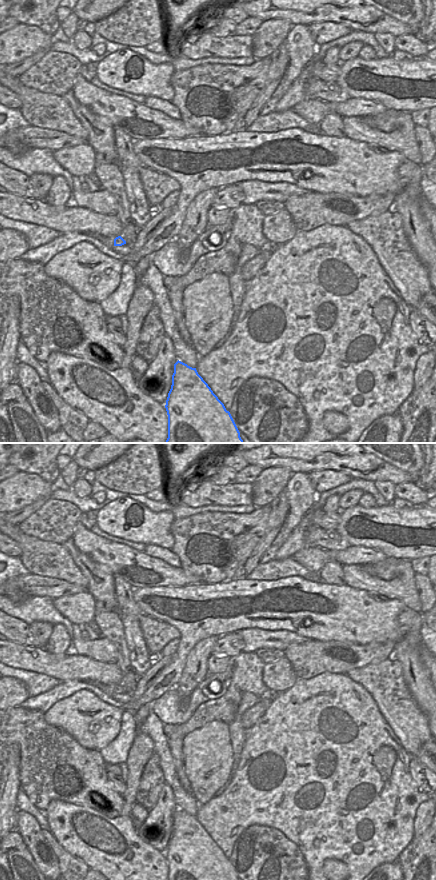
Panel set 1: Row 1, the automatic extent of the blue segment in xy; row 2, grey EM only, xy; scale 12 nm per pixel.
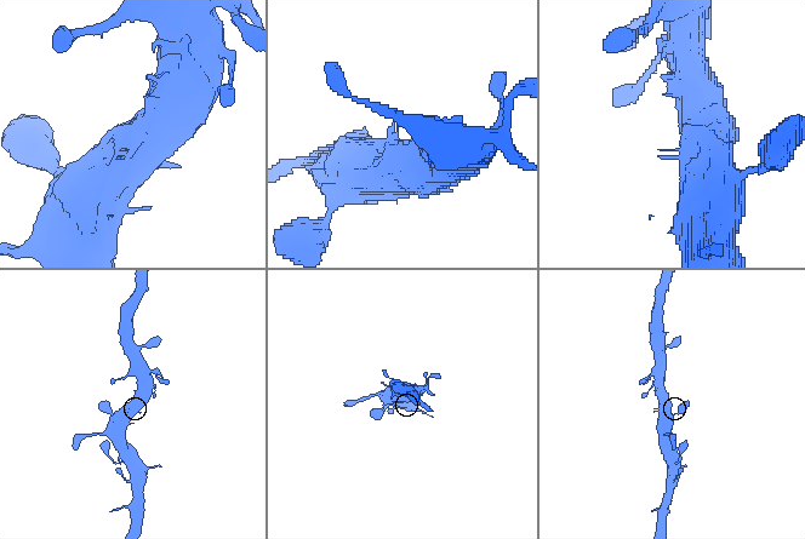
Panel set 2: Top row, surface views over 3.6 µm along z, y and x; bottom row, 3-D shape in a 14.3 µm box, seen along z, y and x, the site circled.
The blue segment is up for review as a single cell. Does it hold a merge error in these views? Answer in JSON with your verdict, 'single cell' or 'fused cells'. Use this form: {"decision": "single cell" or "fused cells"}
{"decision": "single cell"}

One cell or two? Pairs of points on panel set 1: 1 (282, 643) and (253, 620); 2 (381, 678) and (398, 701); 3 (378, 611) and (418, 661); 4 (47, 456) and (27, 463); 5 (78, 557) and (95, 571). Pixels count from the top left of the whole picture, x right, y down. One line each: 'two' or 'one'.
1: two
2: one
3: two
4: one
5: one

